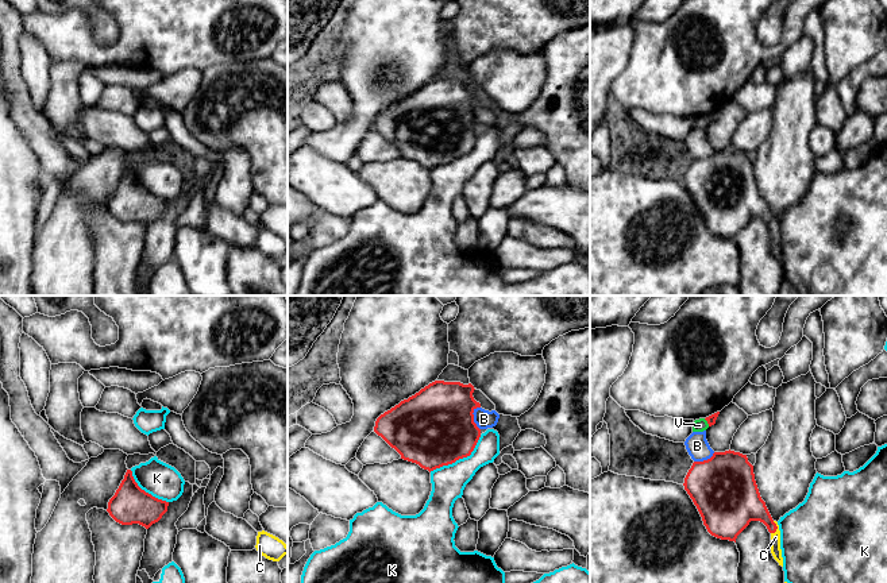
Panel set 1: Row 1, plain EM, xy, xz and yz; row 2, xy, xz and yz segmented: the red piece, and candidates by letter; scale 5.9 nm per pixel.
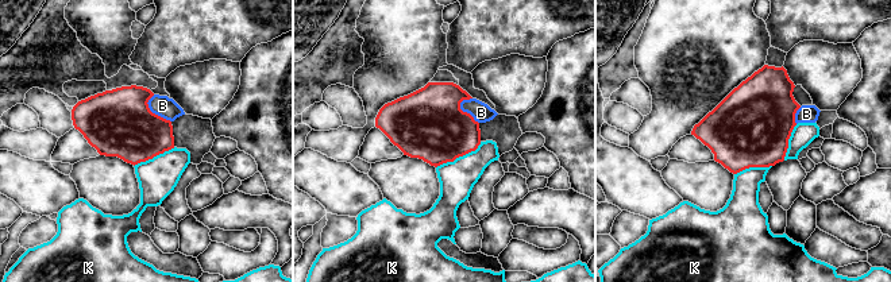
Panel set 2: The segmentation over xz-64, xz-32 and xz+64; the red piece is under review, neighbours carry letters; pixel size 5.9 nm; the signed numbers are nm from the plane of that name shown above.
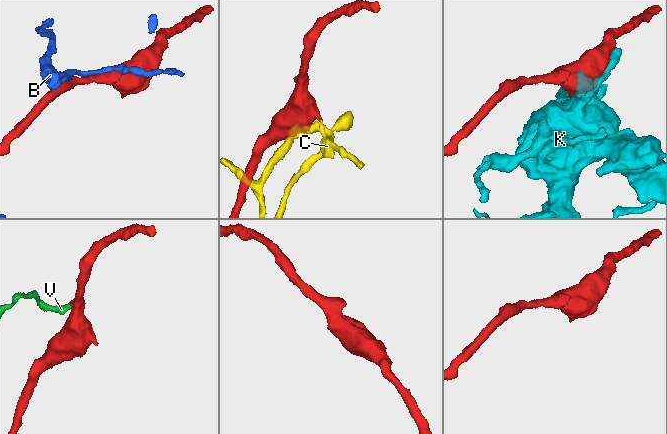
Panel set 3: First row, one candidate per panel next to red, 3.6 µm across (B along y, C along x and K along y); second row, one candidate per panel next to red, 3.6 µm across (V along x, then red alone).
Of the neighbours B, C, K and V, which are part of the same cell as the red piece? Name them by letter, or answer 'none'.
C

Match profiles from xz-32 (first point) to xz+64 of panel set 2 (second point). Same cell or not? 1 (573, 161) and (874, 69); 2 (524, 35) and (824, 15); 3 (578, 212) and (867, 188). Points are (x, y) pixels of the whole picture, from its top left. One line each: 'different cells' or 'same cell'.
1: same cell
2: same cell
3: same cell

